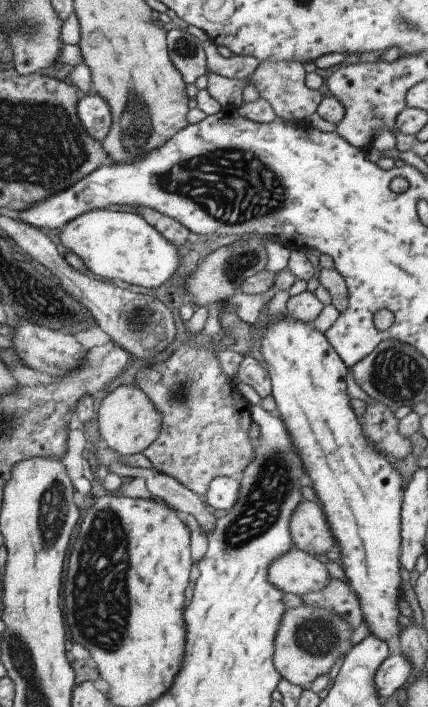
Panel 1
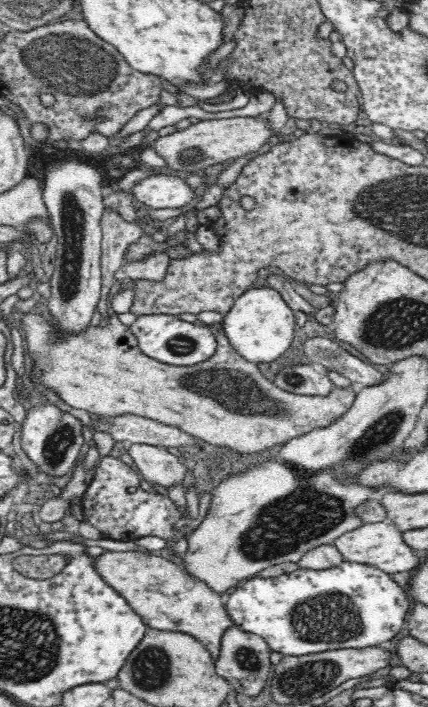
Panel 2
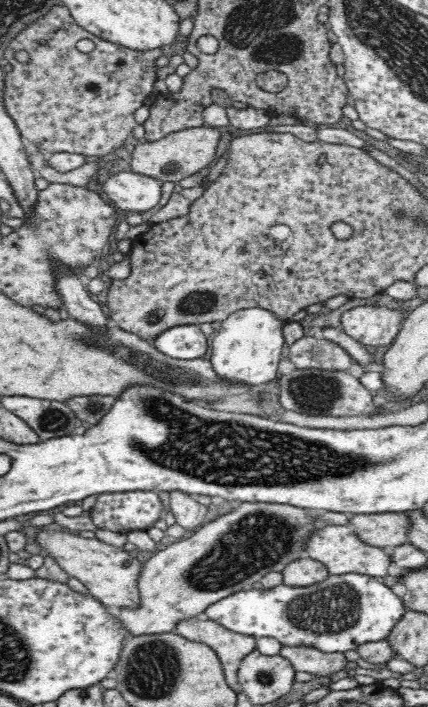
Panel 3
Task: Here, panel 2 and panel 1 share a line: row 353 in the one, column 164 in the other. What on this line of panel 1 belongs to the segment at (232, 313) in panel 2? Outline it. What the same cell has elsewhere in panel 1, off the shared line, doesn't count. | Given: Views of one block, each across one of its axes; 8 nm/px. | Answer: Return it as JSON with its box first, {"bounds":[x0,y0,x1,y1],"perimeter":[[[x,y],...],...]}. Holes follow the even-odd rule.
{"bounds":[55,209,181,288],"perimeter":[[[99,209],[85,212],[68,222],[65,228],[57,232],[55,240],[61,246],[75,254],[90,275],[96,275],[102,281],[119,283],[121,285],[137,285],[143,288],[157,288],[174,276],[175,270],[181,262],[177,247],[163,239],[163,236],[152,228],[140,215],[135,212],[111,212]]]}

